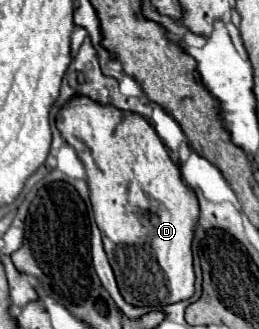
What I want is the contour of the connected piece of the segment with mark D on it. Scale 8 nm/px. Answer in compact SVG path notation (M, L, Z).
M74 96L56 114L56 128L66 144L76 150L86 168L96 224L102 232L104 250L114 268L122 296L134 306L148 306L152 310L162 310L172 302L190 298L194 294L190 246L198 218L198 198L184 182L178 164L170 158L166 144L150 122L136 112L126 112L112 104L100 104L90 96Z

